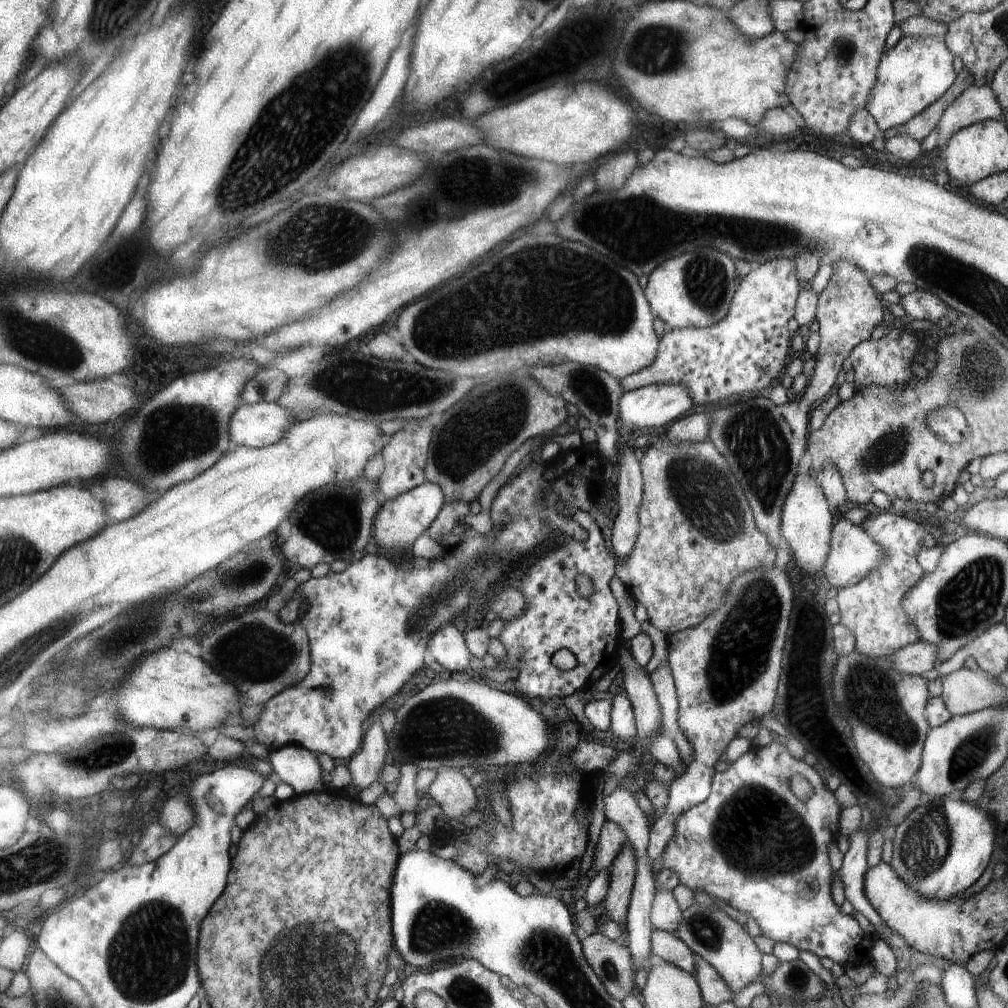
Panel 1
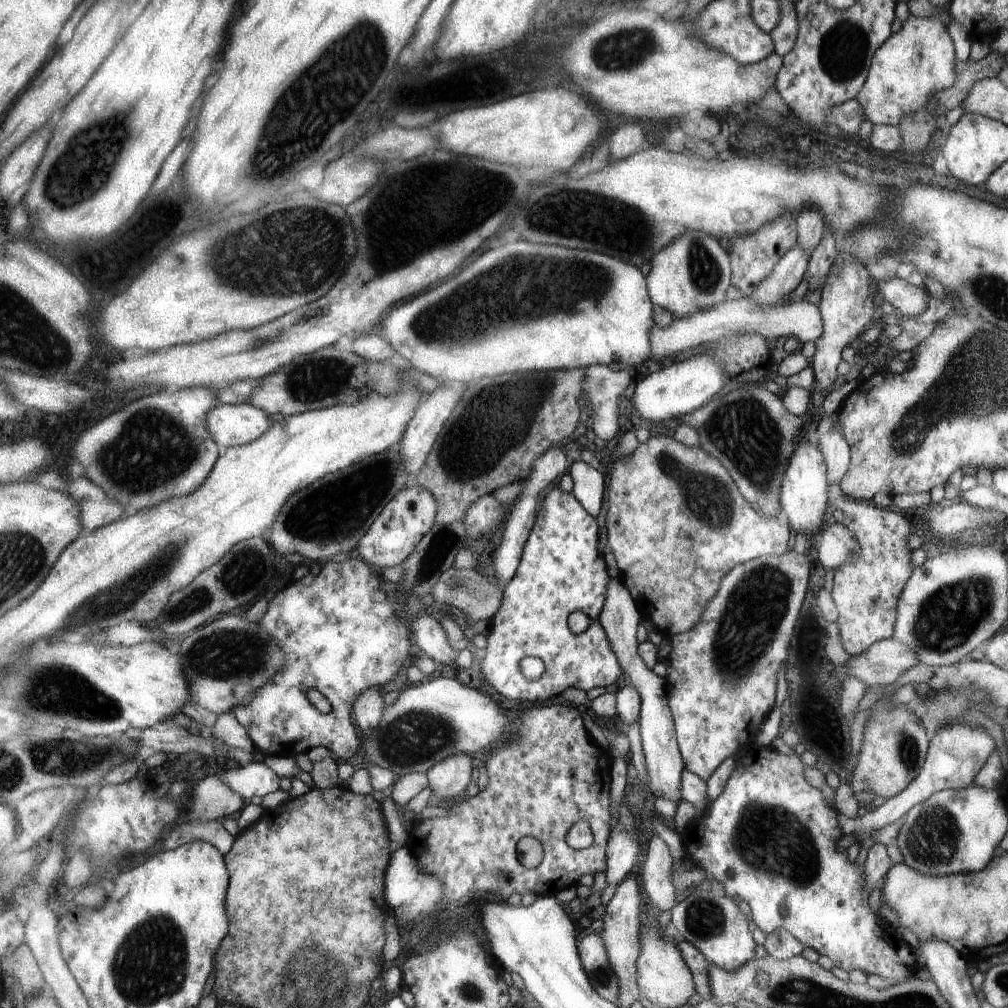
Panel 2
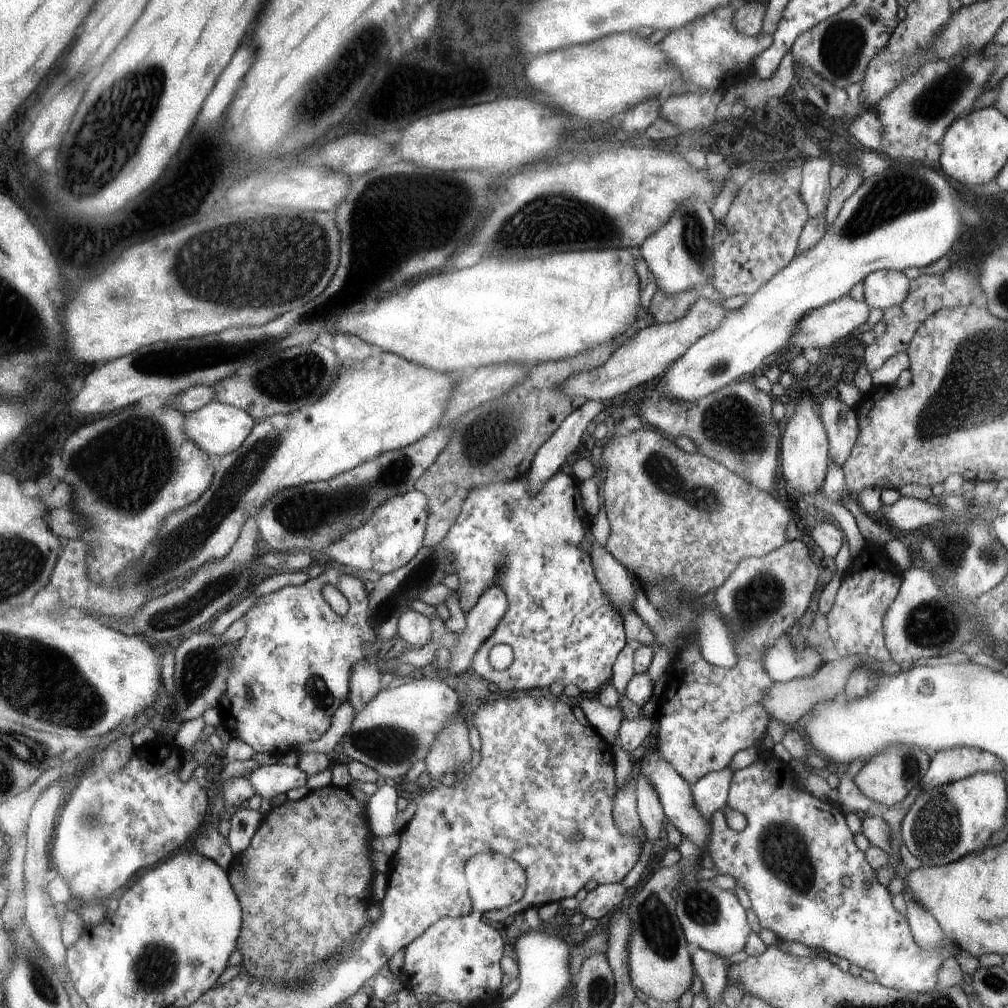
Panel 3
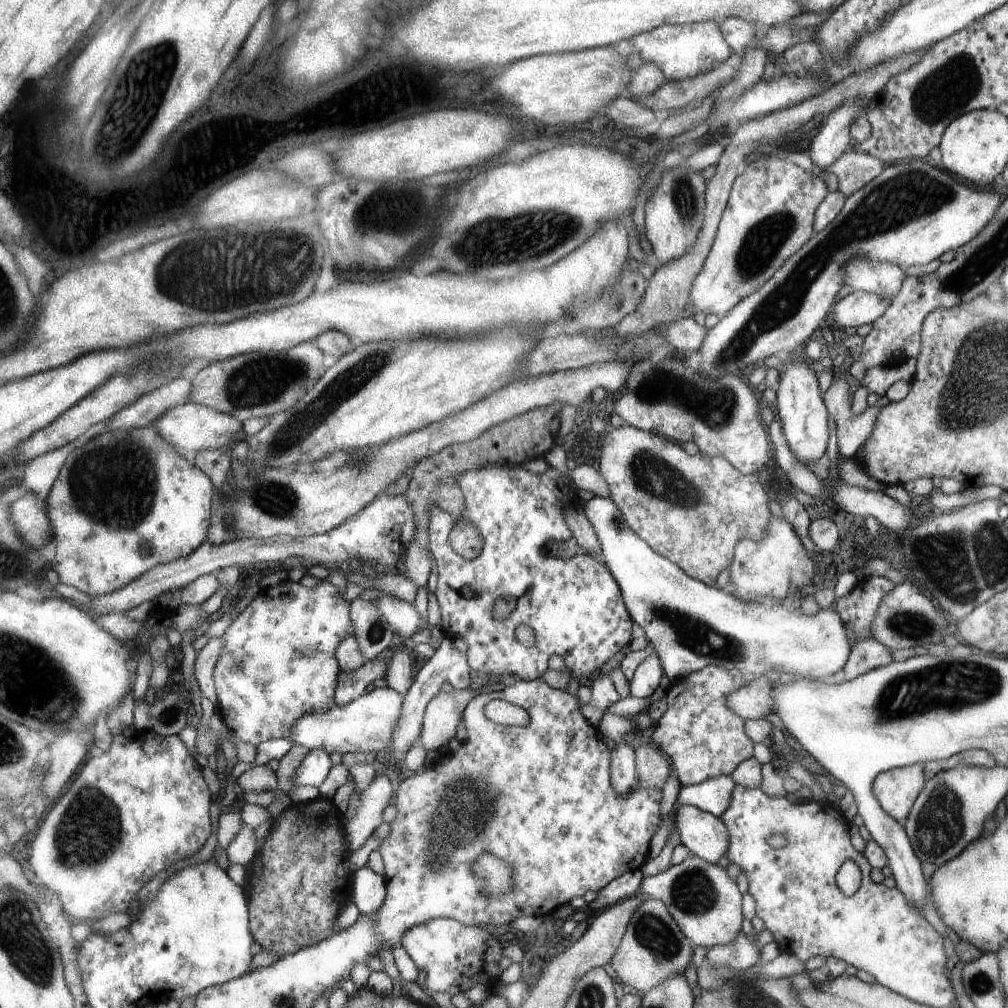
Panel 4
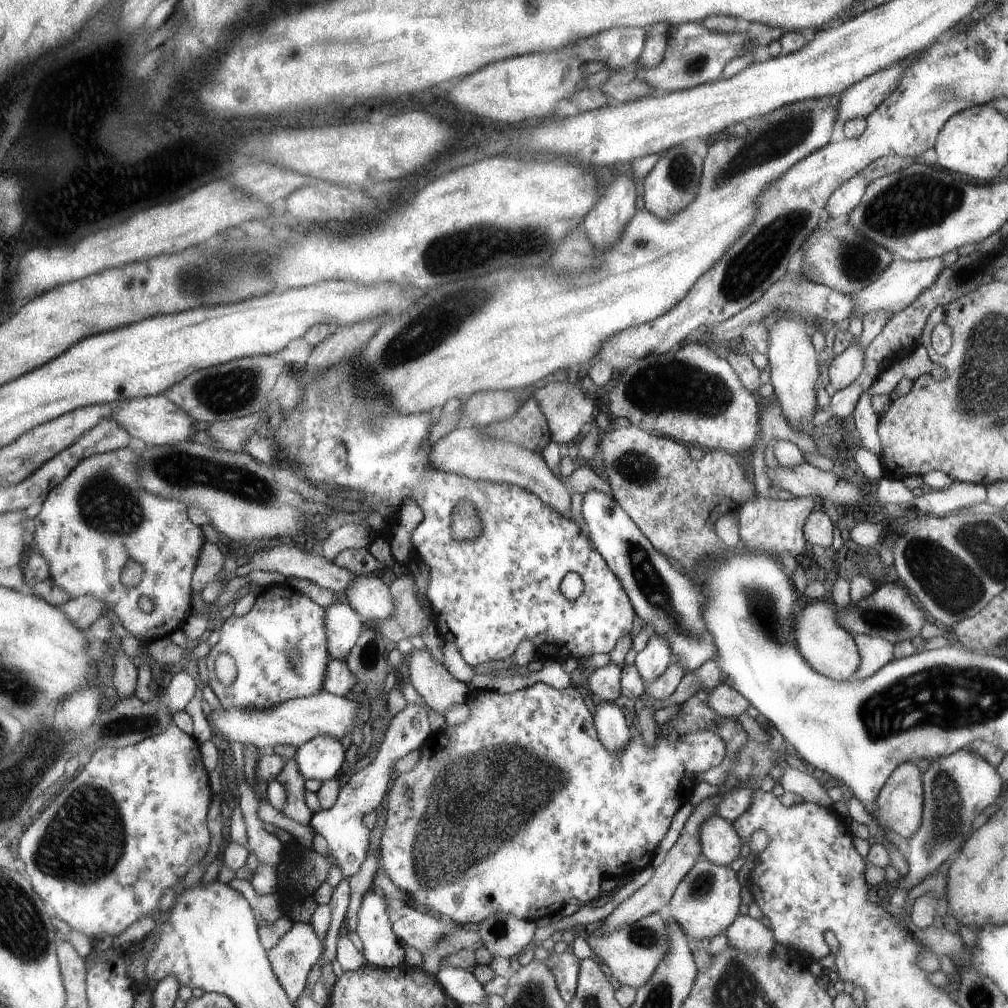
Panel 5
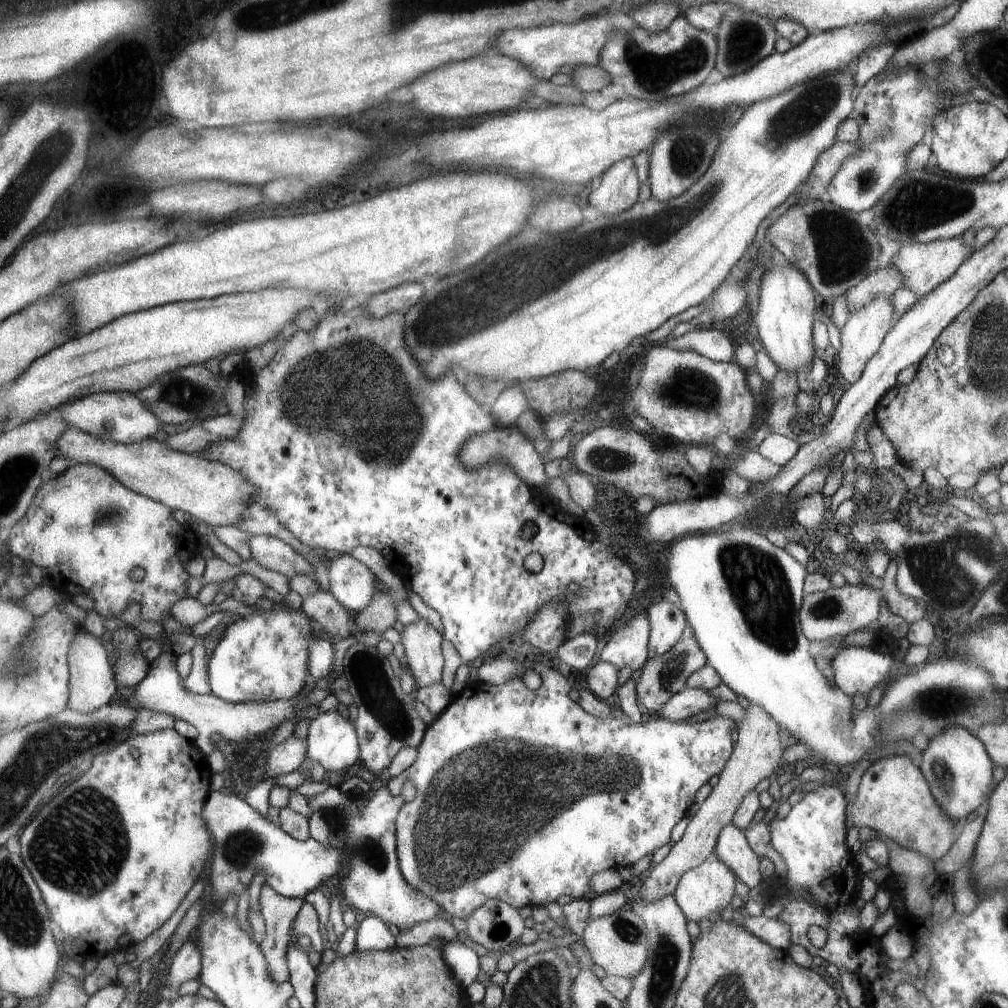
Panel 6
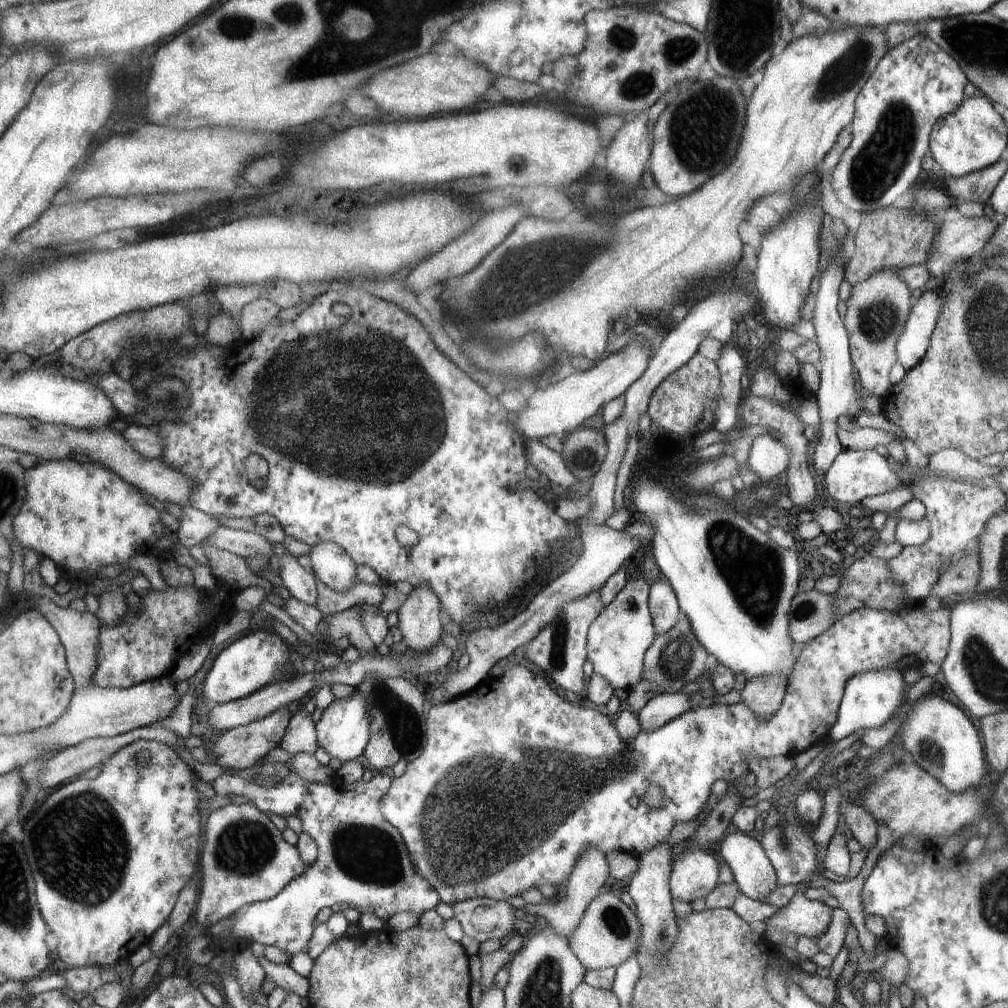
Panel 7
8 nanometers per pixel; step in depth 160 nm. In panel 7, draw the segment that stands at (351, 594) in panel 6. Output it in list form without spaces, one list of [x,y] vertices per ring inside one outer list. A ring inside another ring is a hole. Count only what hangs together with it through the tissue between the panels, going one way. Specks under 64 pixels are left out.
[[[327,541],[311,547],[309,555],[313,573],[327,586],[345,592],[348,588],[361,583],[357,579],[358,564],[342,546]]]

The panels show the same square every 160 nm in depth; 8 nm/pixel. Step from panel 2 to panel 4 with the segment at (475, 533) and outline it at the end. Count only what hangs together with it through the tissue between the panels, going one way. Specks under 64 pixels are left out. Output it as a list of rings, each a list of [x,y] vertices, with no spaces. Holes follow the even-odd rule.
[[[507,463],[503,465],[487,465],[482,469],[476,469],[475,471],[467,471],[465,474],[459,475],[457,477],[458,483],[461,485],[466,498],[466,507],[462,512],[464,515],[464,520],[469,521],[478,528],[478,531],[485,537],[485,546],[481,551],[481,554],[474,558],[473,560],[466,559],[461,556],[453,547],[450,541],[450,536],[453,530],[456,528],[456,524],[460,522],[460,518],[451,512],[441,510],[441,507],[434,503],[430,509],[432,516],[430,517],[430,523],[427,527],[430,530],[430,548],[433,552],[434,560],[436,561],[436,566],[439,569],[439,581],[437,583],[436,595],[439,601],[439,606],[441,607],[441,622],[440,626],[447,637],[454,637],[457,635],[463,635],[470,644],[470,649],[468,650],[468,661],[473,670],[478,670],[484,673],[498,674],[501,677],[512,677],[515,680],[521,679],[524,681],[530,681],[533,679],[539,679],[541,675],[548,669],[547,659],[552,654],[559,654],[564,662],[564,668],[569,672],[572,682],[581,678],[581,676],[589,677],[591,672],[595,672],[603,662],[607,662],[615,652],[621,652],[621,648],[625,644],[629,644],[629,638],[631,638],[631,622],[632,618],[629,618],[627,614],[628,607],[623,606],[621,602],[621,594],[619,594],[618,584],[613,582],[613,578],[609,576],[609,572],[605,570],[606,566],[603,566],[602,562],[599,562],[596,558],[587,554],[583,548],[581,548],[575,538],[572,537],[569,527],[566,525],[566,520],[564,519],[564,514],[562,513],[562,507],[568,505],[569,507],[579,506],[578,499],[576,496],[576,491],[572,491],[569,487],[569,480],[567,476],[548,465],[547,470],[542,473],[533,474],[523,467],[507,467]],[[569,538],[569,540],[567,540]],[[547,544],[550,544],[549,548],[553,548],[553,556],[547,554]],[[505,597],[506,599],[511,599],[516,605],[515,608],[503,619],[495,619],[493,614],[493,605],[499,598]],[[518,624],[526,624],[533,630],[535,637],[535,643],[530,648],[521,645],[517,640],[515,640],[515,627]]]

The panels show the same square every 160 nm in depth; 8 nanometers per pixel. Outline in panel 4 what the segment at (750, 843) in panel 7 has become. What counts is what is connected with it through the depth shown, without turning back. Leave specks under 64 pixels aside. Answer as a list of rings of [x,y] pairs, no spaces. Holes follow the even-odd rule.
[[[679,805],[674,812],[672,824],[680,836],[680,843],[701,860],[715,864],[719,857],[725,854],[730,836],[719,817],[693,805]]]

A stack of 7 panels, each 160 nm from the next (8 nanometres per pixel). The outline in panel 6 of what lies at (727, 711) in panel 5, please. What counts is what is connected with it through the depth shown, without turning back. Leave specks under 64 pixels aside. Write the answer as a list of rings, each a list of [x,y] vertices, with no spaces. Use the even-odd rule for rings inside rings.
[[[684,689],[669,698],[668,702],[657,712],[657,716],[668,721],[683,722],[687,717],[693,716],[707,708],[716,708],[721,701],[713,697],[708,689]]]

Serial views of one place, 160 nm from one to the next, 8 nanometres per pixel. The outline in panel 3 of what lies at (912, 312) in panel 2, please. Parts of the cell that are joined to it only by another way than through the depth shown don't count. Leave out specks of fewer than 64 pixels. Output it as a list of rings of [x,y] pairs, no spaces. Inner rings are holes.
[[[879,269],[864,276],[863,294],[868,308],[880,308],[882,311],[900,305],[908,295],[909,279],[893,269]]]

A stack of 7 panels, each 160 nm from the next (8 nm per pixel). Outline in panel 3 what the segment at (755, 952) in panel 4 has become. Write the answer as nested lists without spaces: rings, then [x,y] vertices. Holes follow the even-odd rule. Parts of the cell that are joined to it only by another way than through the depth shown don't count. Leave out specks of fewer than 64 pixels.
[[[696,949],[692,954],[693,970],[697,973],[702,981],[702,991],[704,992],[707,1002],[711,1007],[722,1004],[721,993],[725,990],[728,980],[726,972],[731,963],[735,963],[734,958],[720,957],[703,949]]]

